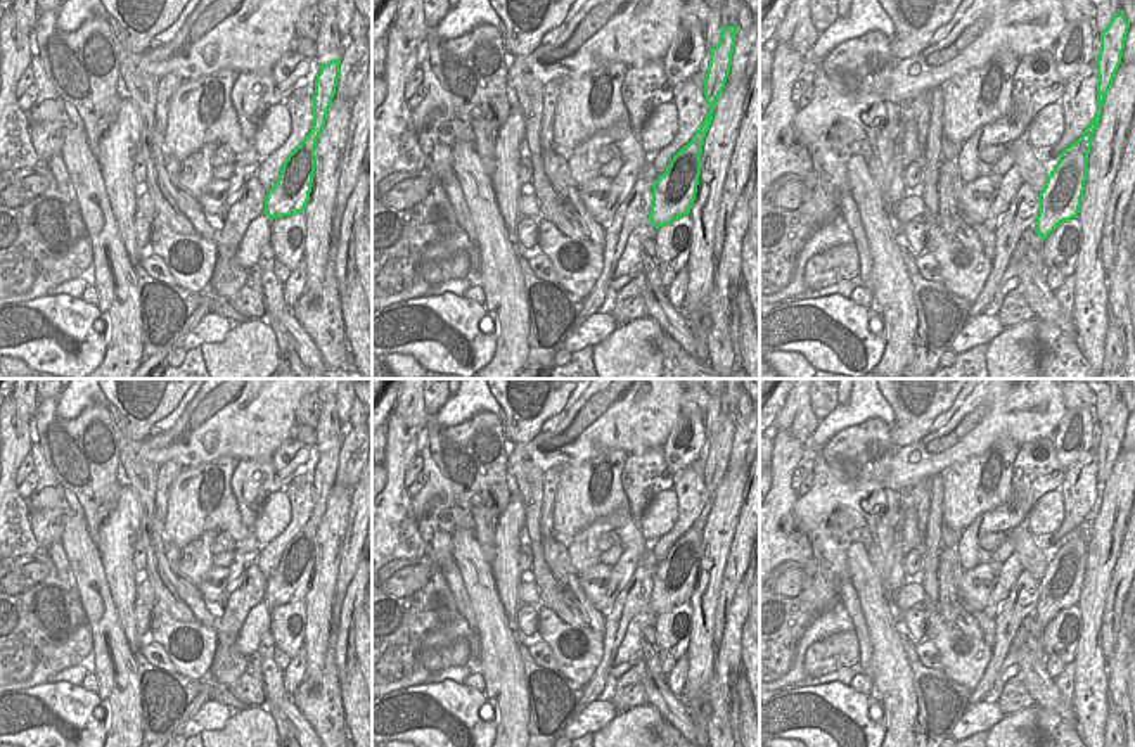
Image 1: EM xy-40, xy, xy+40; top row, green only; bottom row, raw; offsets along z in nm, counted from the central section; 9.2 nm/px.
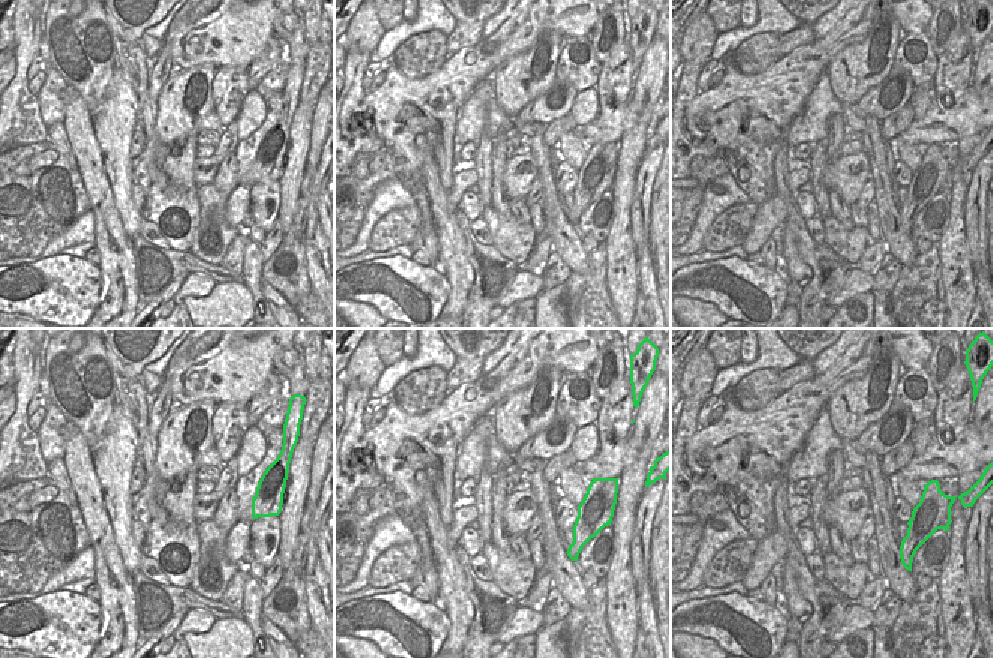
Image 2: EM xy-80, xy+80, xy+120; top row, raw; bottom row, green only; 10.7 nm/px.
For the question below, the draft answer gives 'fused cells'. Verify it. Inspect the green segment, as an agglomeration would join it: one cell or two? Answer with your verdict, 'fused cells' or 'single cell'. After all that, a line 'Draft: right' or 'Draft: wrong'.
fused cells
Draft: right

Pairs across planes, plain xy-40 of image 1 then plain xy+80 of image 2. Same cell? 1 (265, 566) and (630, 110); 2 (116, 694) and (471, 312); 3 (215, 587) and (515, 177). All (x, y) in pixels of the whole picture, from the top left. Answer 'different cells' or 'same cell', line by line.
1: different cells
2: different cells
3: same cell

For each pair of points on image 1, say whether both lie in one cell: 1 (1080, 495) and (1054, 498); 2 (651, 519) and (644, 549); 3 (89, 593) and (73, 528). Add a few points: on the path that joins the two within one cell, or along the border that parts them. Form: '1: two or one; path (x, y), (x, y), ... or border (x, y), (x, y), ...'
1: two; border (1061, 490), (1063, 523), (1049, 535)
2: two; border (637, 526), (651, 543)
3: one; path (87, 578), (87, 564), (76, 543)

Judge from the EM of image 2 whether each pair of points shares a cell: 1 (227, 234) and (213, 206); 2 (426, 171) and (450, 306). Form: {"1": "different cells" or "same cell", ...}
{"1": "same cell", "2": "same cell"}

